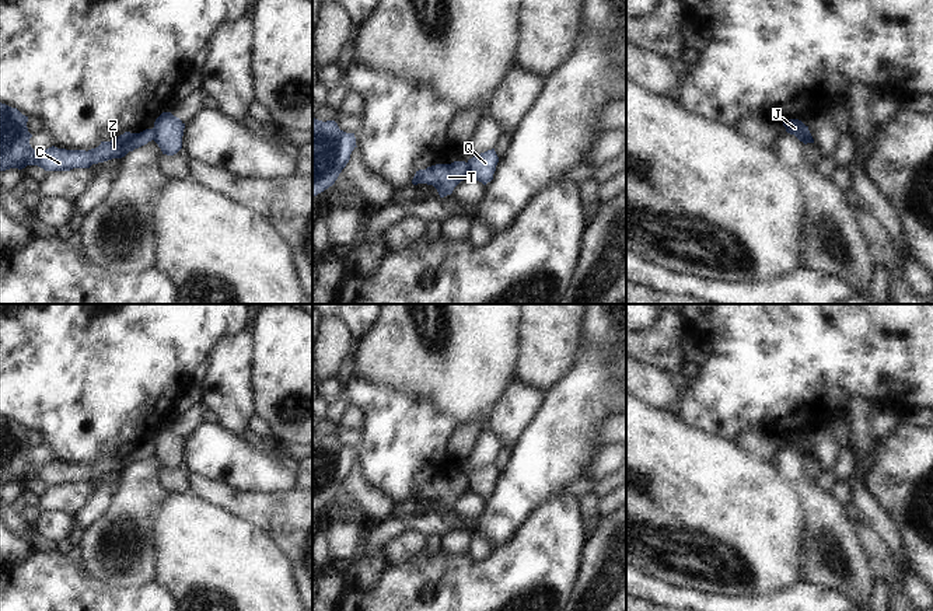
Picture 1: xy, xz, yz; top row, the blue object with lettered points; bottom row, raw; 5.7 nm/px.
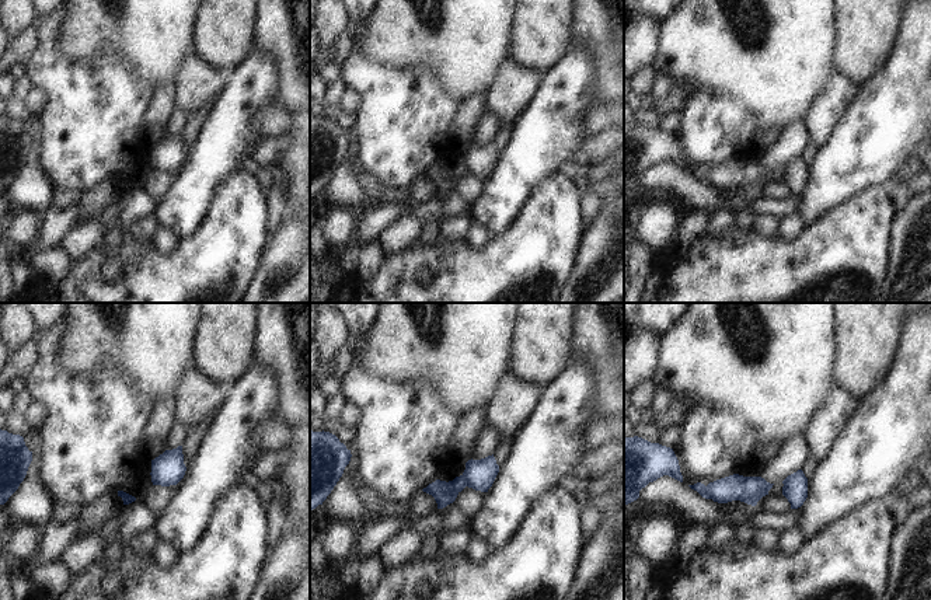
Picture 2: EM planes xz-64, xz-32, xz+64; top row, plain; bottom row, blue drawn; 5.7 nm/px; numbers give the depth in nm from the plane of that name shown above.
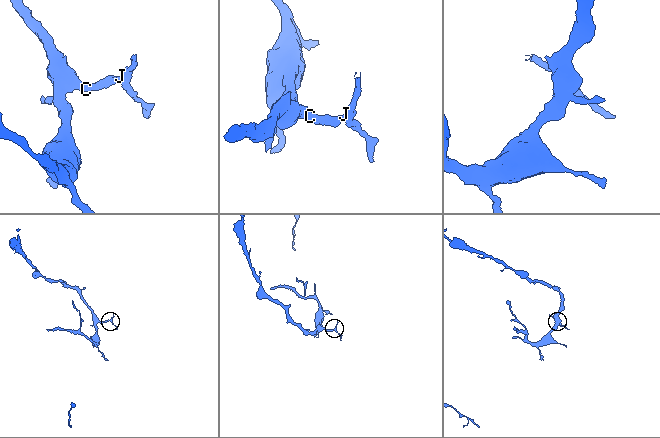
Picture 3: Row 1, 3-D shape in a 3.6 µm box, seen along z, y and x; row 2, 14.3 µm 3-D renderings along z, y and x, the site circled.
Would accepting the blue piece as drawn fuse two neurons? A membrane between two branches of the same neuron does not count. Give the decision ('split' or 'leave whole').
split

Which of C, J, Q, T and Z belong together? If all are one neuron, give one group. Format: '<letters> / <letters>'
C T Z / J Q

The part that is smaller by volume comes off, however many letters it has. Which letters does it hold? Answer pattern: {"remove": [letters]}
{"remove": ["J", "Q"]}

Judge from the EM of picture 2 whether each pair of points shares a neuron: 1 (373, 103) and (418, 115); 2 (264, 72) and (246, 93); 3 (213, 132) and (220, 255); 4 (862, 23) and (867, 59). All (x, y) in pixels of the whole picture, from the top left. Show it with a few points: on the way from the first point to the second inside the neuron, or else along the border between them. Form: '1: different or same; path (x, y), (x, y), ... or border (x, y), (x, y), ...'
1: same; path (384, 103), (393, 103), (407, 115)
2: same; path (258, 77), (251, 87)
3: different; border (239, 167), (222, 181), (204, 219)
4: same; path (864, 31), (864, 51)

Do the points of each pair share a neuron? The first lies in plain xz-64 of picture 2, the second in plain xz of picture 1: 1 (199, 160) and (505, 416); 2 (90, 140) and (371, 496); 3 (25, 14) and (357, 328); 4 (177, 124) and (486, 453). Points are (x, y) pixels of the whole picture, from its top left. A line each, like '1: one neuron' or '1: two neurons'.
1: two neurons
2: two neurons
3: two neurons
4: one neuron

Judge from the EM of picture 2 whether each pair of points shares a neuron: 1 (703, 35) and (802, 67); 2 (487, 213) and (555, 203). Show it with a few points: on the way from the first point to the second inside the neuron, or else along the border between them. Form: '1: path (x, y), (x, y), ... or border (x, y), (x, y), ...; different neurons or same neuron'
1: path (728, 38), (743, 53), (770, 55), (777, 59); same neuron
2: border (540, 182), (519, 215), (499, 234); different neurons

